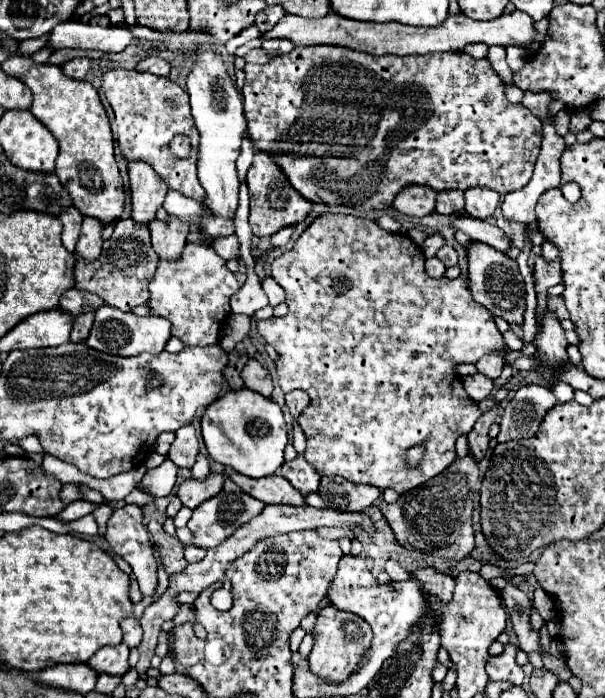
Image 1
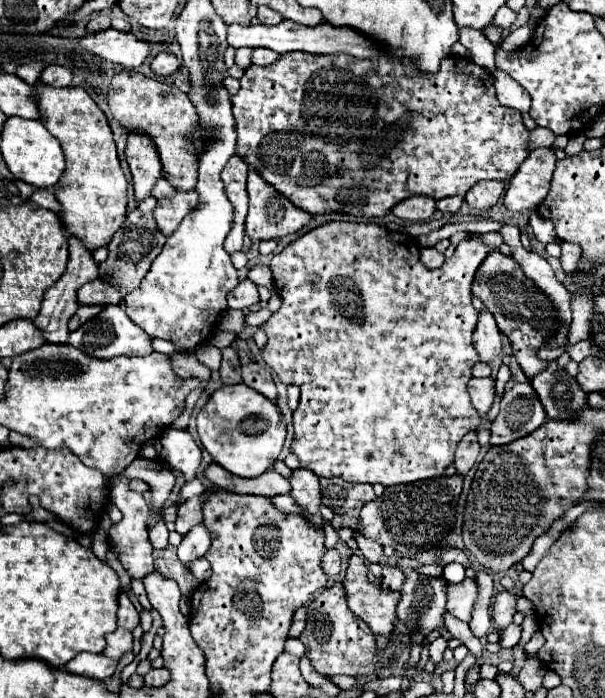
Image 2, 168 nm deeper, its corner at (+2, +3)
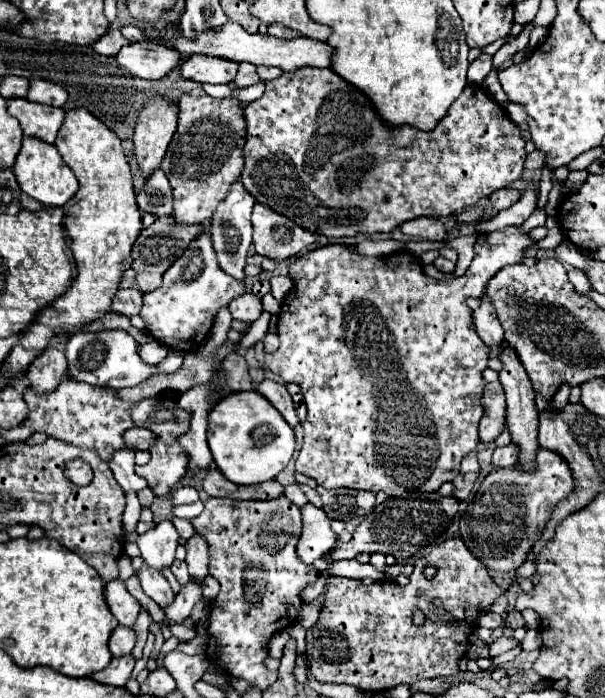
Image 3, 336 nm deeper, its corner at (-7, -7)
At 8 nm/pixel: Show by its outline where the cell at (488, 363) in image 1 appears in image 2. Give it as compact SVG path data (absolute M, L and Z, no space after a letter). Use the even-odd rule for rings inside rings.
M482 308L478 312L478 324L474 330L474 348L480 354L482 362L492 362L500 356L500 330L494 316Z

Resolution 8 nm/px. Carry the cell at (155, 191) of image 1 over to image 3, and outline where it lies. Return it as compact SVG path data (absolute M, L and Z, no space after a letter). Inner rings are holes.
M155 98L145 104L135 126L135 156L143 172L149 178L161 168L167 146L177 130L177 106L165 98Z

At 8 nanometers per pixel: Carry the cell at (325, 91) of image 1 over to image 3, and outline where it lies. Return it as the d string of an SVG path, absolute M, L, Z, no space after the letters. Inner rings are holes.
M303 66L303 68L297 68L295 72L283 72L279 78L267 82L263 96L257 98L255 102L251 102L245 108L245 122L247 122L247 142L245 142L245 148L243 148L243 156L245 156L245 168L243 168L243 174L241 174L243 186L257 198L257 202L271 206L275 212L285 214L287 218L291 218L299 226L303 226L311 232L319 232L319 234L335 236L335 238L391 232L399 224L413 220L413 218L419 218L419 216L443 218L443 216L455 214L457 210L471 208L471 206L479 204L481 200L485 200L493 190L513 186L521 178L521 174L525 170L523 164L525 164L525 158L527 158L525 138L523 138L521 130L507 120L507 112L489 96L489 92L481 84L469 84L465 88L465 94L455 98L455 102L449 106L447 114L439 120L439 124L431 132L423 132L423 130L413 128L413 126L405 126L405 124L393 126L393 124L385 122L377 114L373 102L361 90L357 90L353 84L345 82L339 74L335 74L331 68Z

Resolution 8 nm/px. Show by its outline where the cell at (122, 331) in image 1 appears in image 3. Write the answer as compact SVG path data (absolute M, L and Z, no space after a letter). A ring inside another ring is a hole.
M103 330L103 332L77 332L71 336L67 344L67 360L69 360L69 376L93 386L115 386L127 388L137 386L151 378L153 370L141 360L139 344L125 330Z

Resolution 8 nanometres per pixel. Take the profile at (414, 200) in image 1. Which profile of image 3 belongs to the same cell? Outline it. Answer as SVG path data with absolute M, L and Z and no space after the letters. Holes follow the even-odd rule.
M415 218L401 224L401 232L425 240L443 240L447 230L439 218Z

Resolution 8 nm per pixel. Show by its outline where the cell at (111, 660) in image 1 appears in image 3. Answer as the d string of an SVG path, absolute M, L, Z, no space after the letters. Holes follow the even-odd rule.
M117 626L115 632L109 638L109 650L115 658L121 656L129 656L131 650L135 646L135 632L133 628L125 628L125 626Z

